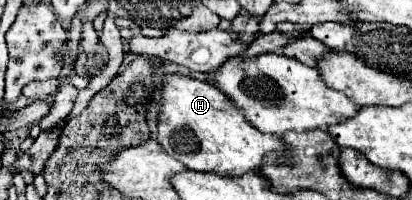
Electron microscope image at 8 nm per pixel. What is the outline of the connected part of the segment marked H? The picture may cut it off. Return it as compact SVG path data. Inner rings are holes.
M169 74L163 78L163 98L159 102L157 140L165 152L195 172L217 172L237 178L243 174L261 174L263 158L279 154L277 164L293 162L293 148L279 136L269 136L251 126L241 108L217 86L193 78Z

